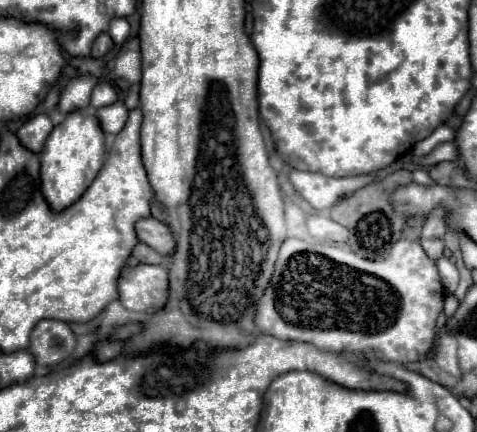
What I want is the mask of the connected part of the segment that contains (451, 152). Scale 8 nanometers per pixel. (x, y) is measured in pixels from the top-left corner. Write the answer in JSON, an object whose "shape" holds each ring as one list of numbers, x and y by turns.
{"shape":[[443,143,437,149,437,161,457,161,459,159,459,151,455,143]]}

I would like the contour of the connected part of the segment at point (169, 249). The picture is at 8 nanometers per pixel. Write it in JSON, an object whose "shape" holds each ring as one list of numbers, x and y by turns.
{"shape":[[149,217,143,219,135,225,137,235,143,243,147,243,149,247,153,247,159,255,163,257,171,257,175,253,175,239,169,231,169,227,165,227,165,223]]}

